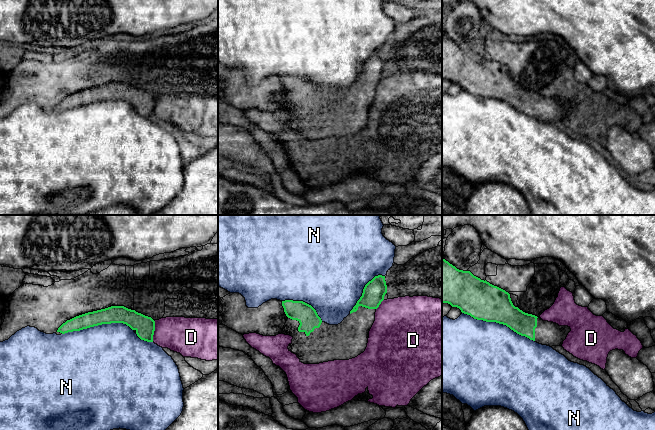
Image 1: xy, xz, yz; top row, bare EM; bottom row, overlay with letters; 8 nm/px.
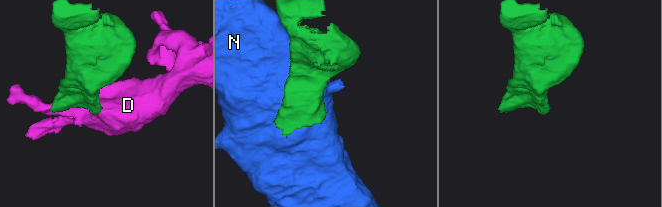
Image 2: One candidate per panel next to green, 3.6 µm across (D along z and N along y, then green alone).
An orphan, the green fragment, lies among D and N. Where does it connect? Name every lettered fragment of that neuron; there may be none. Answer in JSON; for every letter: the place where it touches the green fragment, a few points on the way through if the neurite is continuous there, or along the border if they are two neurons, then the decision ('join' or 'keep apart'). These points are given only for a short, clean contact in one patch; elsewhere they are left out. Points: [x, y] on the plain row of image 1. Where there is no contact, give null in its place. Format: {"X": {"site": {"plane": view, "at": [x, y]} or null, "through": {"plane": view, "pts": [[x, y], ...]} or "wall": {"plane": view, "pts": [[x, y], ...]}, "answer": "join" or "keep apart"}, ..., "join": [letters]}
{"D": {"site": {"plane": "xy", "at": [154, 106]}, "answer": "keep apart"}, "N": {"site": {"plane": "yz", "at": [498, 98]}, "answer": "keep apart"}, "join": []}

